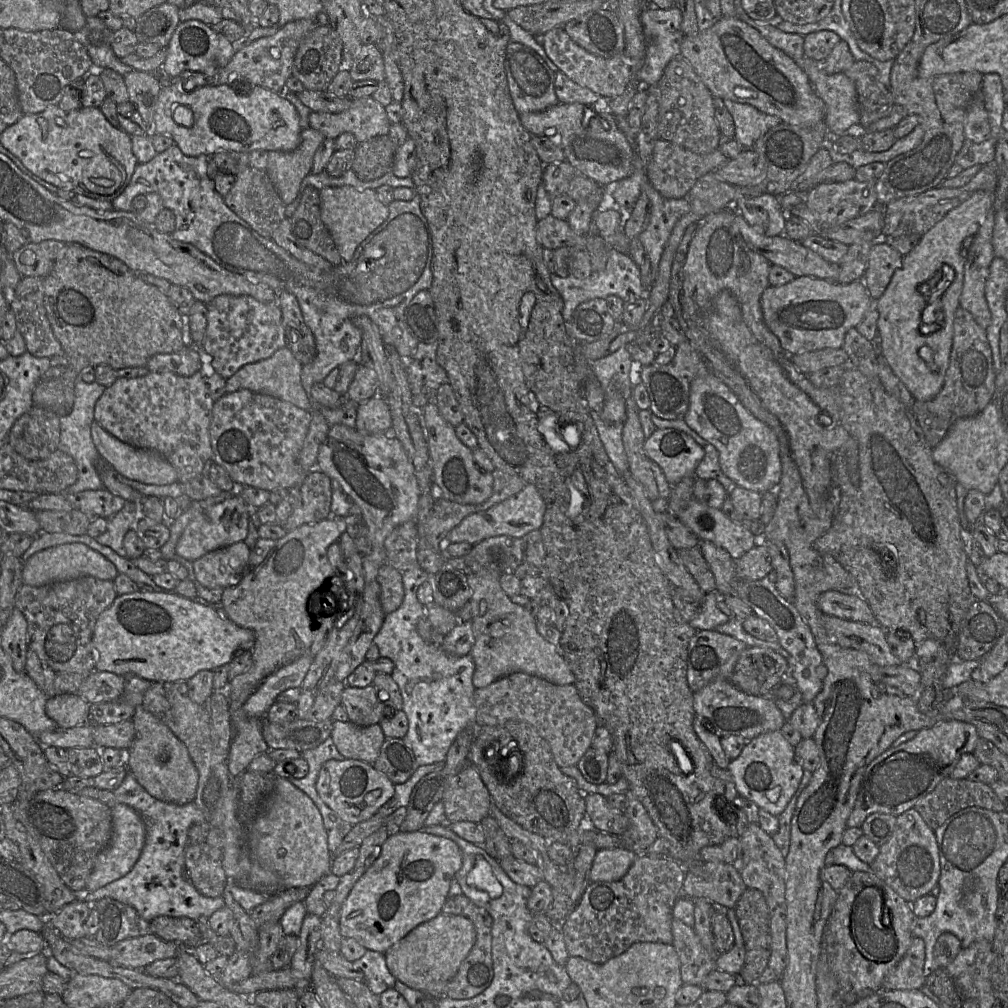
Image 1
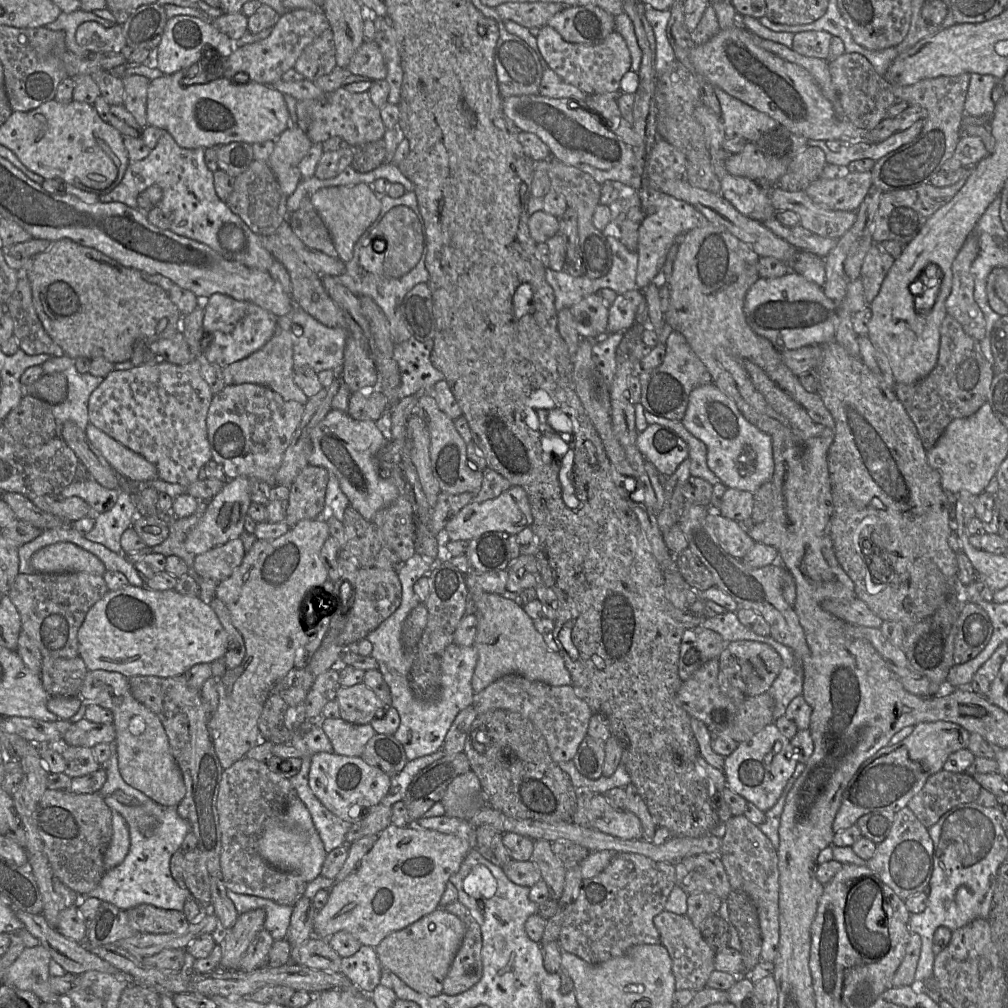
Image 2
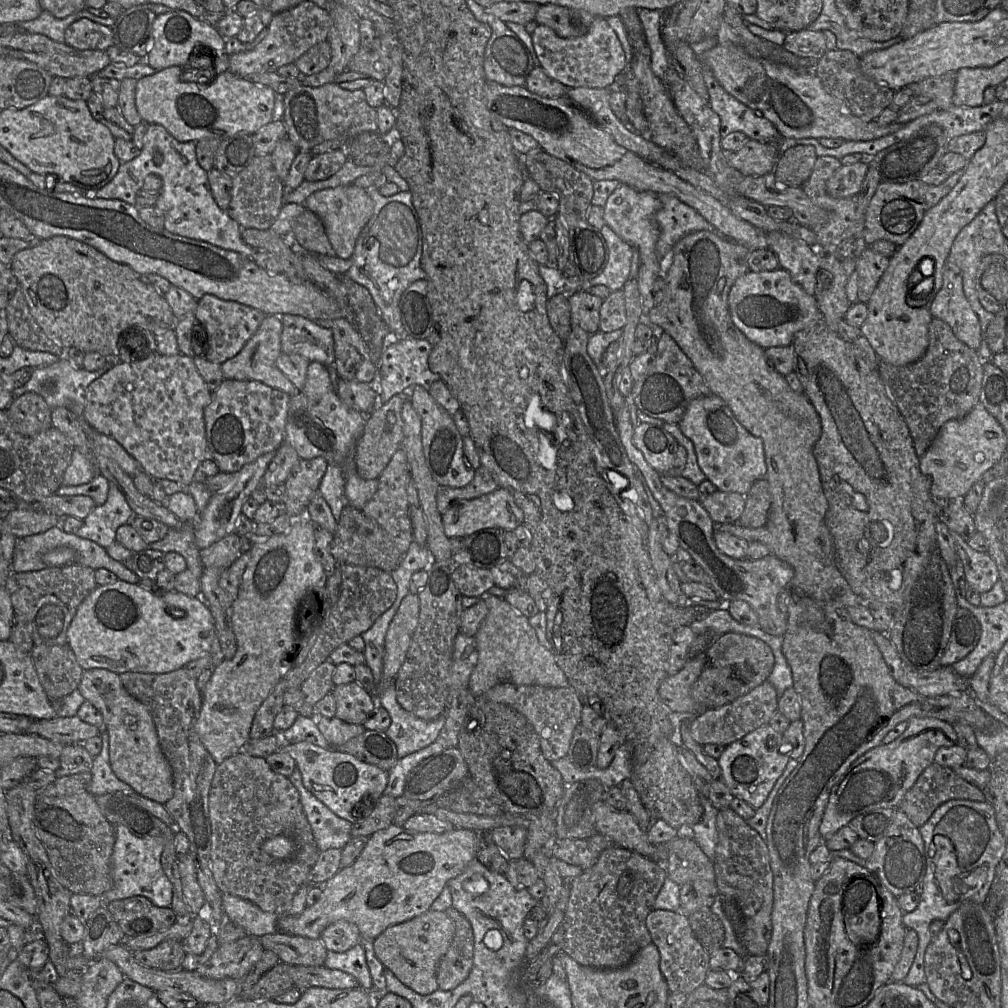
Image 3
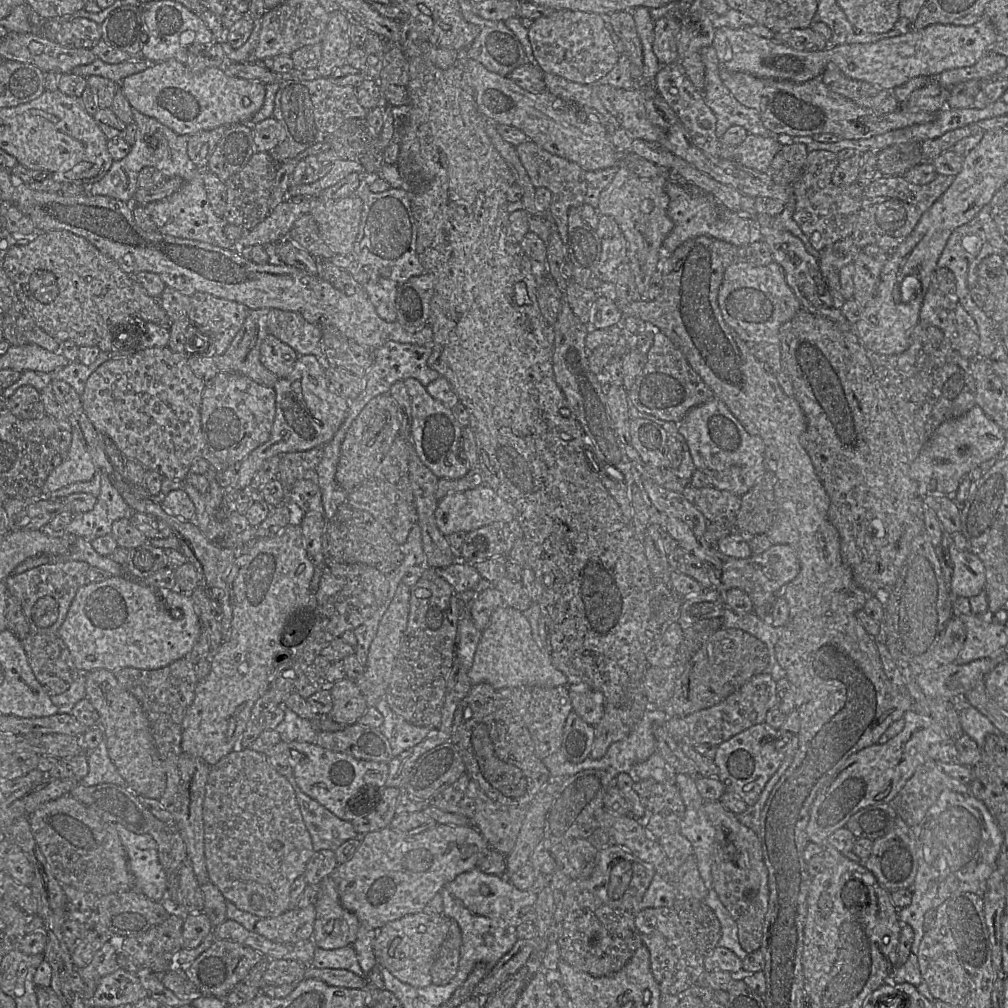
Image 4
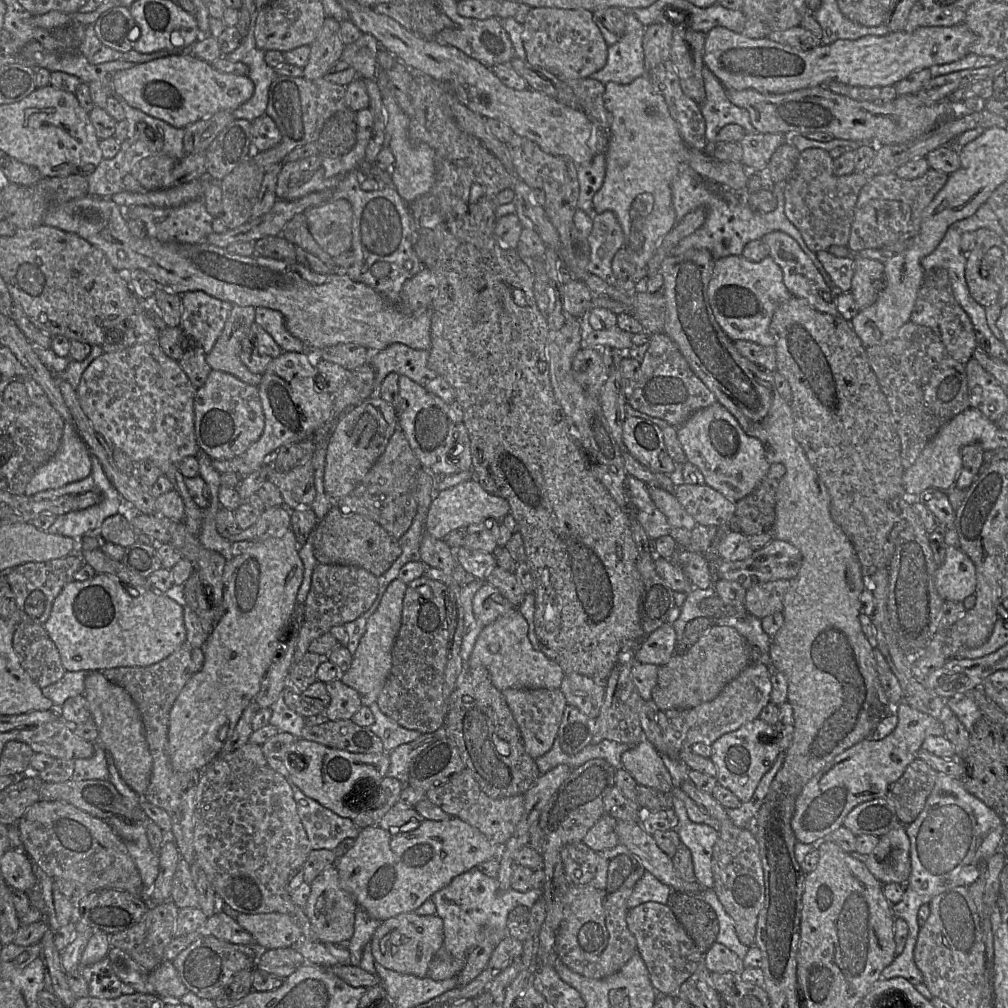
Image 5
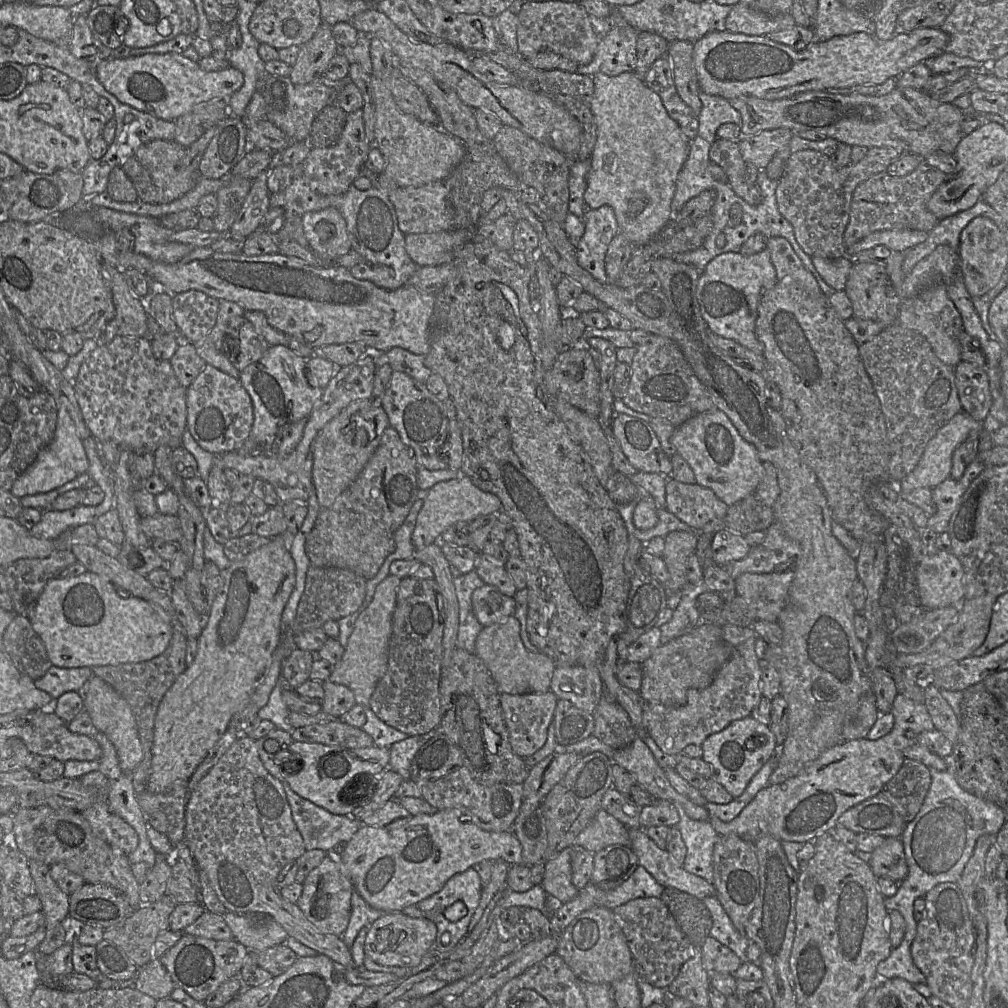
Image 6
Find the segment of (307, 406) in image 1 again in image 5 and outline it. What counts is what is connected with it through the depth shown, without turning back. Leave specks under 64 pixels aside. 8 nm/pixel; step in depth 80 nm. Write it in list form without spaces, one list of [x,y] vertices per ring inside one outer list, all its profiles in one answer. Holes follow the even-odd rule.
[[[233,305],[230,314],[225,322],[222,333],[215,342],[213,348],[205,355],[207,363],[212,369],[230,373],[243,382],[257,385],[261,380],[261,374],[251,372],[241,361],[241,342],[246,336],[250,327],[255,322],[255,307]]]

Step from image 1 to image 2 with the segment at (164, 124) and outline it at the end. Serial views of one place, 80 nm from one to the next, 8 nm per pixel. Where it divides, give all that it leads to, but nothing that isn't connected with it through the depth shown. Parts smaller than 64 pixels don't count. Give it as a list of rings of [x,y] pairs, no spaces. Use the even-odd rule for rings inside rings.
[[[184,69],[151,80],[147,93],[148,124],[168,131],[176,143],[183,148],[207,148],[235,141],[249,144],[267,140],[275,141],[291,125],[284,94],[272,86],[253,81],[235,83],[225,77],[206,84],[182,86],[179,79],[183,73]]]

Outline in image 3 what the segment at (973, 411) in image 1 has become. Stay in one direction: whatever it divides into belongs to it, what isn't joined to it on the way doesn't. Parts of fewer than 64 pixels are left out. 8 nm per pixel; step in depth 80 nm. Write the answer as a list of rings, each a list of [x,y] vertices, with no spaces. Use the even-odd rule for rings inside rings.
[[[933,319],[929,324],[928,346],[919,359],[903,366],[879,361],[878,372],[908,426],[919,458],[946,422],[965,417],[979,404],[983,362],[976,350],[958,340],[950,326],[939,319]]]

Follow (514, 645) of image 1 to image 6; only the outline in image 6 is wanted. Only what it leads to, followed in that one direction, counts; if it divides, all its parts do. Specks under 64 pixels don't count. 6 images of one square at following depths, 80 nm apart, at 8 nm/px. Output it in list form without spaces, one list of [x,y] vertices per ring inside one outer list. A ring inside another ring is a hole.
[[[514,615],[509,616],[503,622],[483,627],[476,639],[475,654],[489,670],[500,694],[550,691],[556,663],[542,652],[529,651],[521,640],[520,629],[520,622]]]

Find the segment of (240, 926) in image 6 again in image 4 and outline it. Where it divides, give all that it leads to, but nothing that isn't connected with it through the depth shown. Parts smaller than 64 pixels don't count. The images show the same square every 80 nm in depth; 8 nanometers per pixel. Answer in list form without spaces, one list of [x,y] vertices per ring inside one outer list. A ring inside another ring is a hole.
[[[314,905],[291,908],[271,918],[260,918],[254,931],[278,943],[312,941],[316,911]]]

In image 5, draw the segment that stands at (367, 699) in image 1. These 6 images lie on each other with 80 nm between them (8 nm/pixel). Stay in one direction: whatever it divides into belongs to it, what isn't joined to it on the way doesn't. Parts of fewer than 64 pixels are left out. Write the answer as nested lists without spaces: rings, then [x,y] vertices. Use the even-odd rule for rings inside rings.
[[[339,679],[325,683],[330,695],[330,703],[324,709],[329,720],[351,720],[353,715],[363,706],[359,693]]]

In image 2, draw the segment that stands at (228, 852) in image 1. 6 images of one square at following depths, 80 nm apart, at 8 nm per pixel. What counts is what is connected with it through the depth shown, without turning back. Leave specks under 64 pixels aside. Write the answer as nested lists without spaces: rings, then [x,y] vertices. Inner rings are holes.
[[[297,795],[288,802],[283,813],[267,820],[258,840],[258,851],[271,866],[296,874],[306,883],[320,876],[327,855],[311,814]]]

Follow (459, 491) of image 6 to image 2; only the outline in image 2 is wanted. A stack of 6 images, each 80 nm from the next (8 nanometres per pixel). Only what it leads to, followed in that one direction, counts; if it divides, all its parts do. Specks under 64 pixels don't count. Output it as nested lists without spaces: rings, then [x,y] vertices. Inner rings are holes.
[[[512,486],[494,499],[464,506],[445,526],[444,540],[470,541],[486,532],[495,531],[516,535],[532,523],[533,516],[526,491],[520,486]]]

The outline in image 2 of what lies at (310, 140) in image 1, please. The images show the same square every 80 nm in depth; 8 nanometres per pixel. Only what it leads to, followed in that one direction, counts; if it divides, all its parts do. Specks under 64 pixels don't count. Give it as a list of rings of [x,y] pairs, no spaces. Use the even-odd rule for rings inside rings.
[[[290,125],[275,140],[268,164],[287,197],[293,194],[302,180],[299,164],[312,145],[307,135],[296,125]]]

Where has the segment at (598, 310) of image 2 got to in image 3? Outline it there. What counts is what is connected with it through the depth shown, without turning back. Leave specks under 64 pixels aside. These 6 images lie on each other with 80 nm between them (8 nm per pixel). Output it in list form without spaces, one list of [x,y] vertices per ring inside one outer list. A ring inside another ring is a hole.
[[[579,290],[568,297],[571,308],[572,325],[577,325],[589,334],[599,330],[600,309],[602,298],[585,290]]]

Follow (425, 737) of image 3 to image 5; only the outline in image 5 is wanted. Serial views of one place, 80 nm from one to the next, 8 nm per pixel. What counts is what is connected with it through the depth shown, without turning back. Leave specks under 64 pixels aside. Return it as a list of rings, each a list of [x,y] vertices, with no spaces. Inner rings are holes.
[[[377,703],[369,707],[374,715],[375,722],[369,727],[382,741],[385,752],[391,752],[396,747],[407,744],[417,739],[421,733],[400,726],[393,719],[381,712]]]

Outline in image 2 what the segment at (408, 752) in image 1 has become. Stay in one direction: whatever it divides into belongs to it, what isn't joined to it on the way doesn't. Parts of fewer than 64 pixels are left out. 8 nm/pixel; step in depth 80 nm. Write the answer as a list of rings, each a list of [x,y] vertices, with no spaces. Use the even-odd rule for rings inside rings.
[[[379,733],[367,742],[360,758],[389,777],[399,774],[408,762],[403,745],[393,735]]]

